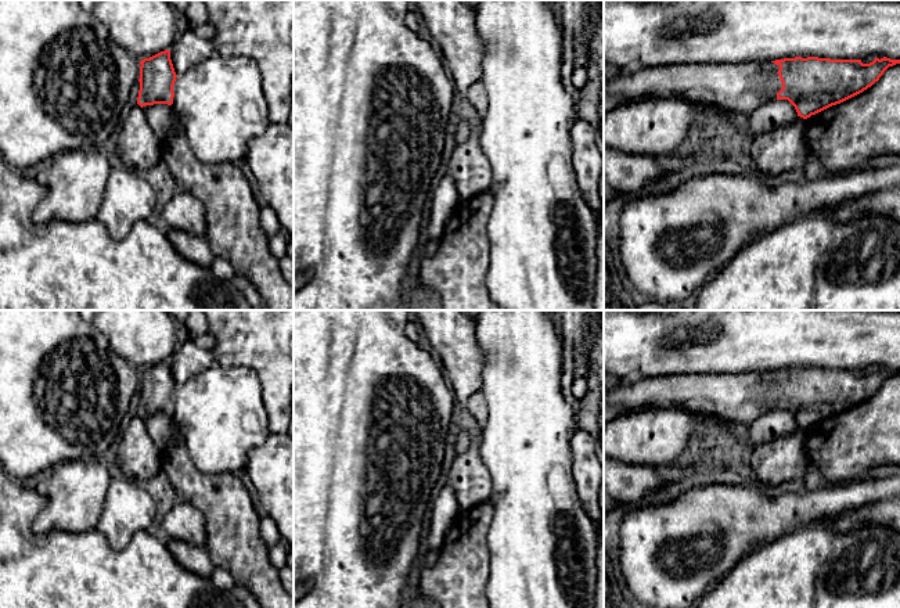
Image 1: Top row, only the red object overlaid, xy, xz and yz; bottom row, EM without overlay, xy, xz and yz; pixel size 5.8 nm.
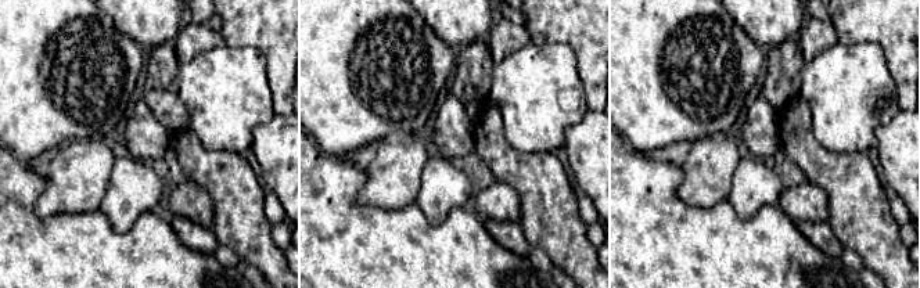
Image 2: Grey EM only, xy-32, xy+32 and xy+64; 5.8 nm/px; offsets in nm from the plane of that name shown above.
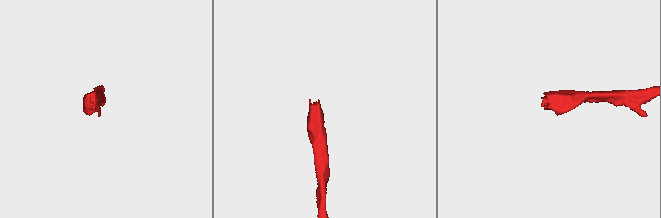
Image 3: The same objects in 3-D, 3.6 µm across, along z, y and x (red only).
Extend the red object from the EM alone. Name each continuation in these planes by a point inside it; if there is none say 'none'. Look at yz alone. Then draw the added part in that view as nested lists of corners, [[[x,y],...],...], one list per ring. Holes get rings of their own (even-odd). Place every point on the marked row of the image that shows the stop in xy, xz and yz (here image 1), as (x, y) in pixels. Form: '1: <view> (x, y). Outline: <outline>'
1: yz (741, 87). Outline: [[[771,61],[684,64],[604,78],[604,112],[656,93],[665,98],[716,102],[748,116],[759,105],[777,100],[782,89],[778,69]]]

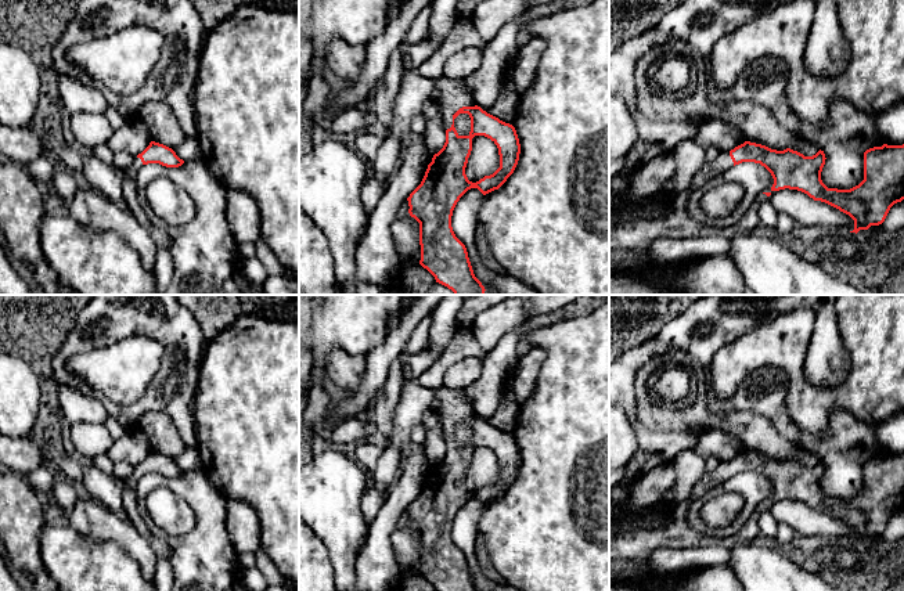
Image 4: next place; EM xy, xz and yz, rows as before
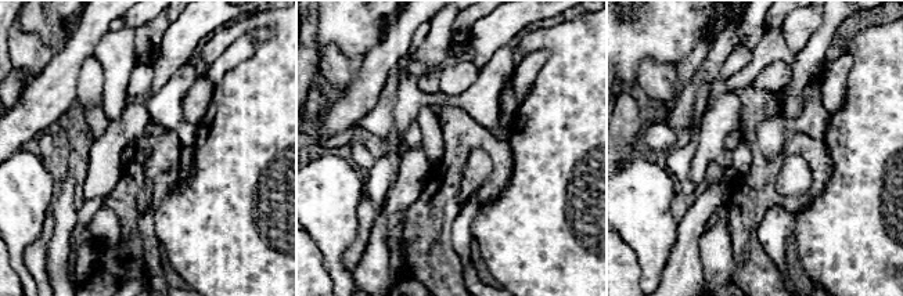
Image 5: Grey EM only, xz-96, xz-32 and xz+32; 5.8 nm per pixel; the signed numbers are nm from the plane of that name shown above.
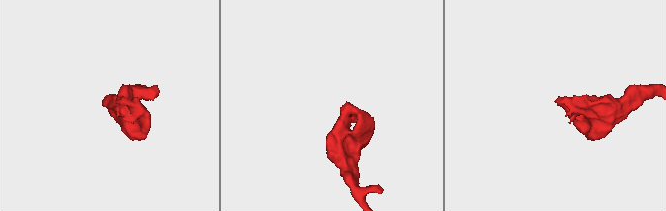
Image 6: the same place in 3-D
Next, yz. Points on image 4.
1: yz (627, 231). Outline: [[[720,152],[714,161],[706,161],[689,188],[669,198],[670,210],[663,216],[648,216],[644,210],[635,213],[609,210],[609,251],[626,256],[635,249],[649,249],[652,241],[659,237],[674,239],[698,237],[700,224],[689,215],[688,199],[696,188],[732,166],[730,152]]]

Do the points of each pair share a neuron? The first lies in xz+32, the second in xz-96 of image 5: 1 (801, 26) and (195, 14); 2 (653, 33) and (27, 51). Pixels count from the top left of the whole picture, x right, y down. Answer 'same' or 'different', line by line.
1: same
2: different

